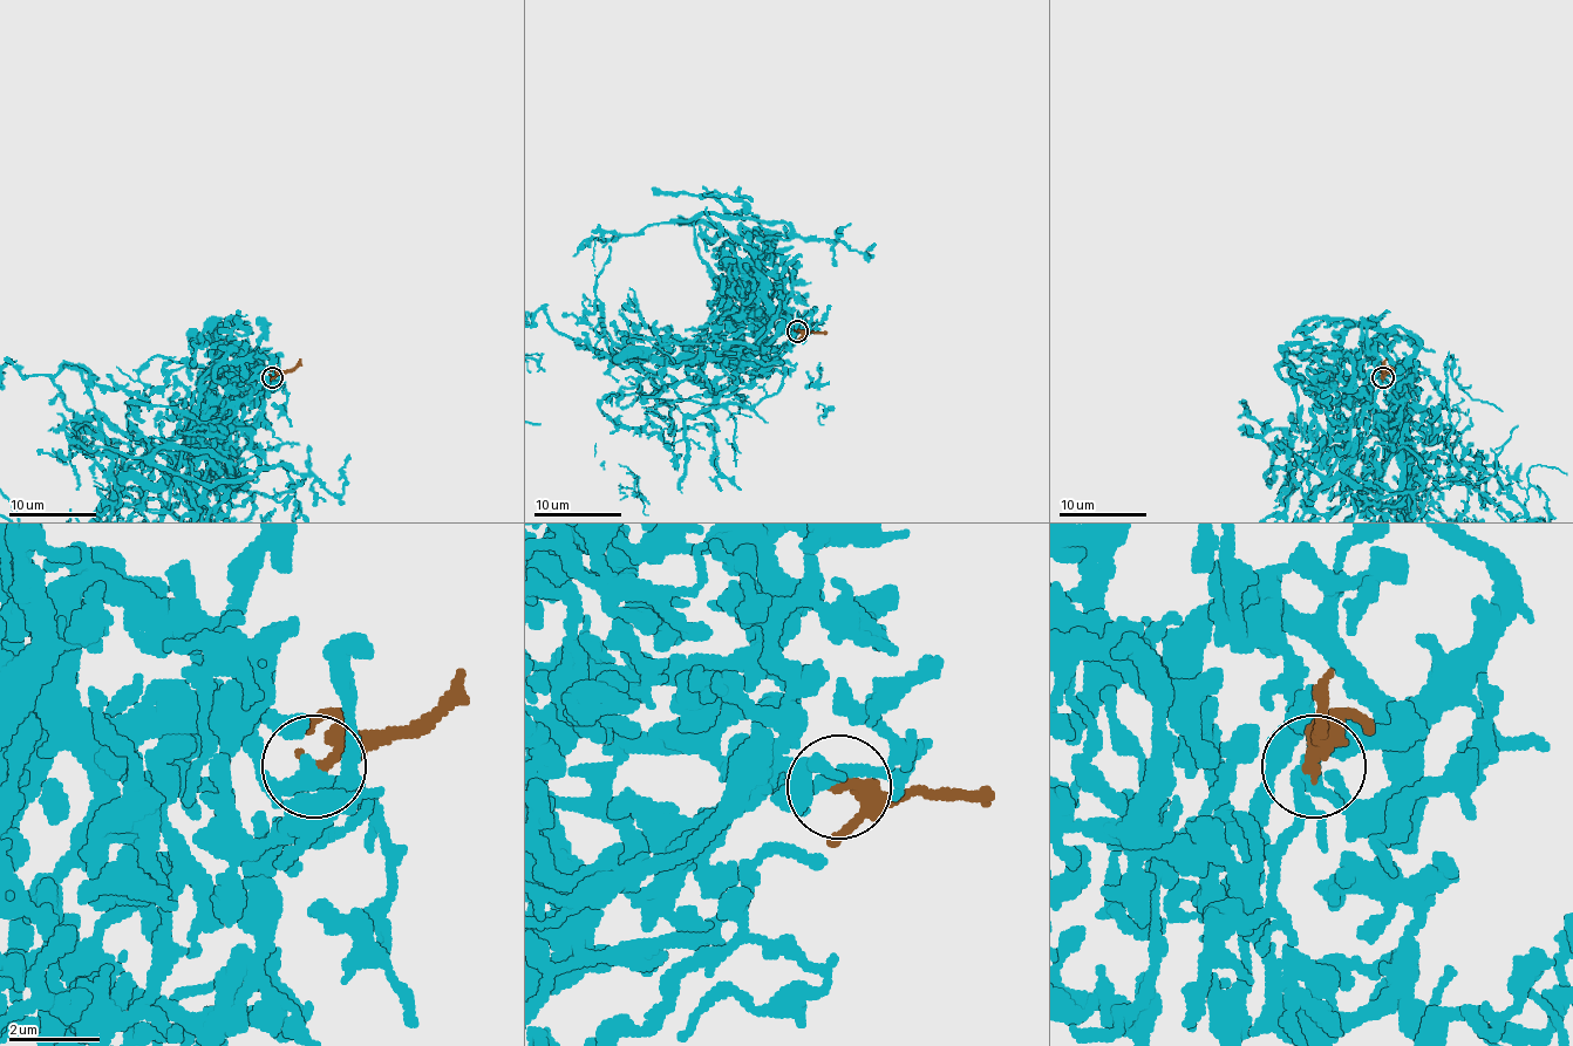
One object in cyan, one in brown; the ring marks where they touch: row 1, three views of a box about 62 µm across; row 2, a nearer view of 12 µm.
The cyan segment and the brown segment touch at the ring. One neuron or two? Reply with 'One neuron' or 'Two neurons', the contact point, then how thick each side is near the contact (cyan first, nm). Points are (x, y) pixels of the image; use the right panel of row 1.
One neuron. Place: (1382, 377). Thickness 280 nm (cyan) against 320 nm

